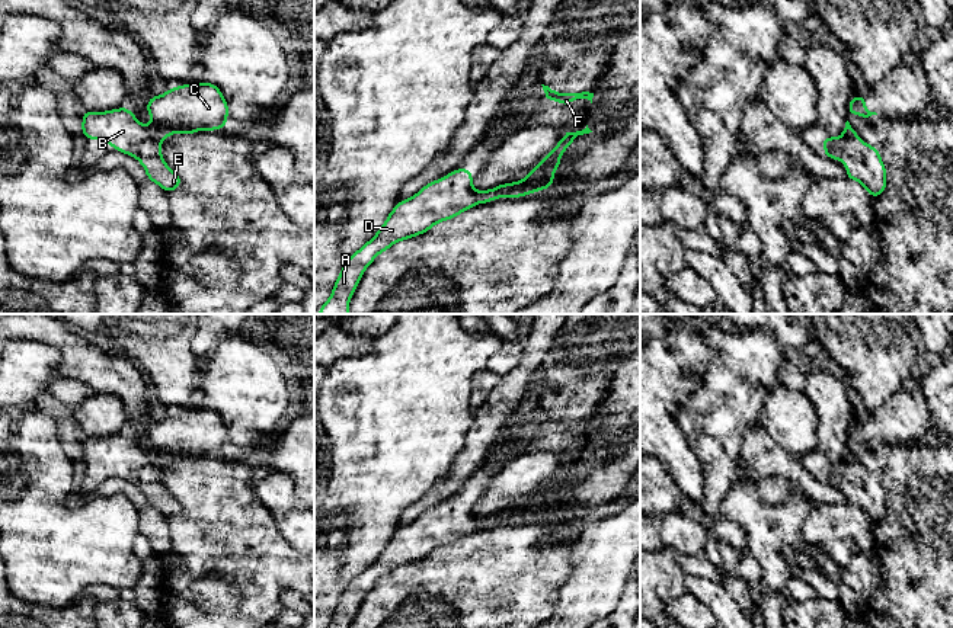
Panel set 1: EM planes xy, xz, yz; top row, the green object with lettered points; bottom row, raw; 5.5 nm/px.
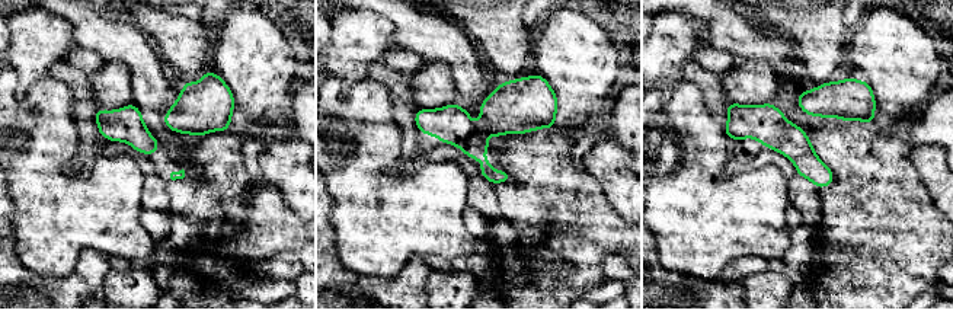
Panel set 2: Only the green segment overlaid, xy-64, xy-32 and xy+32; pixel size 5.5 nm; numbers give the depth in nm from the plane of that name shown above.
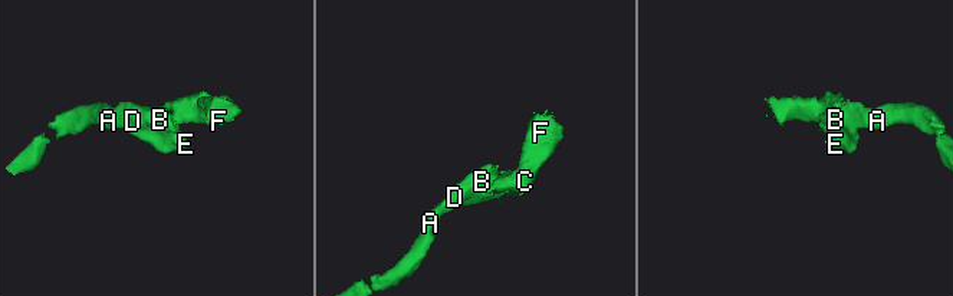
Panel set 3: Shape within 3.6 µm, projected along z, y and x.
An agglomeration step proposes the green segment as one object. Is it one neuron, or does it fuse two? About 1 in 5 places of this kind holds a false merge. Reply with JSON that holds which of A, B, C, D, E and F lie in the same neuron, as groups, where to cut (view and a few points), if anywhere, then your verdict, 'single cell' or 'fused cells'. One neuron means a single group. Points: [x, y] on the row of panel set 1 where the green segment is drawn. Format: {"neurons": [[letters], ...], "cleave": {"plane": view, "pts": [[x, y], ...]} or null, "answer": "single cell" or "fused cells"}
{"neurons": [["A", "B", "D", "E"], ["C", "F"]], "cleave": {"plane": "xy", "pts": [[146, 127], [147, 133], [159, 143]]}, "answer": "fused cells"}

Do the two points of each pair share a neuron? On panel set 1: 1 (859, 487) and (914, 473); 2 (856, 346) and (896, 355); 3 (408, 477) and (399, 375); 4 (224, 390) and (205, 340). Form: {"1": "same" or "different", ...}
{"1": "different", "2": "same", "3": "same", "4": "different"}

